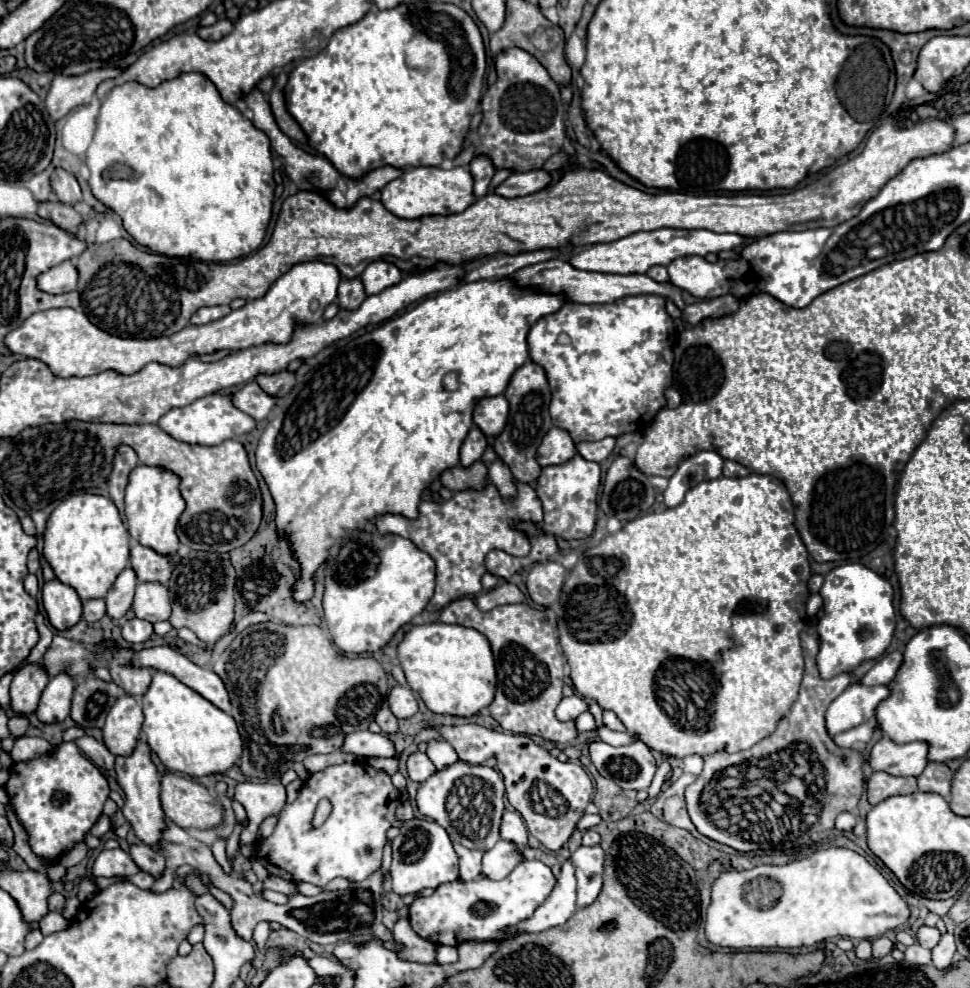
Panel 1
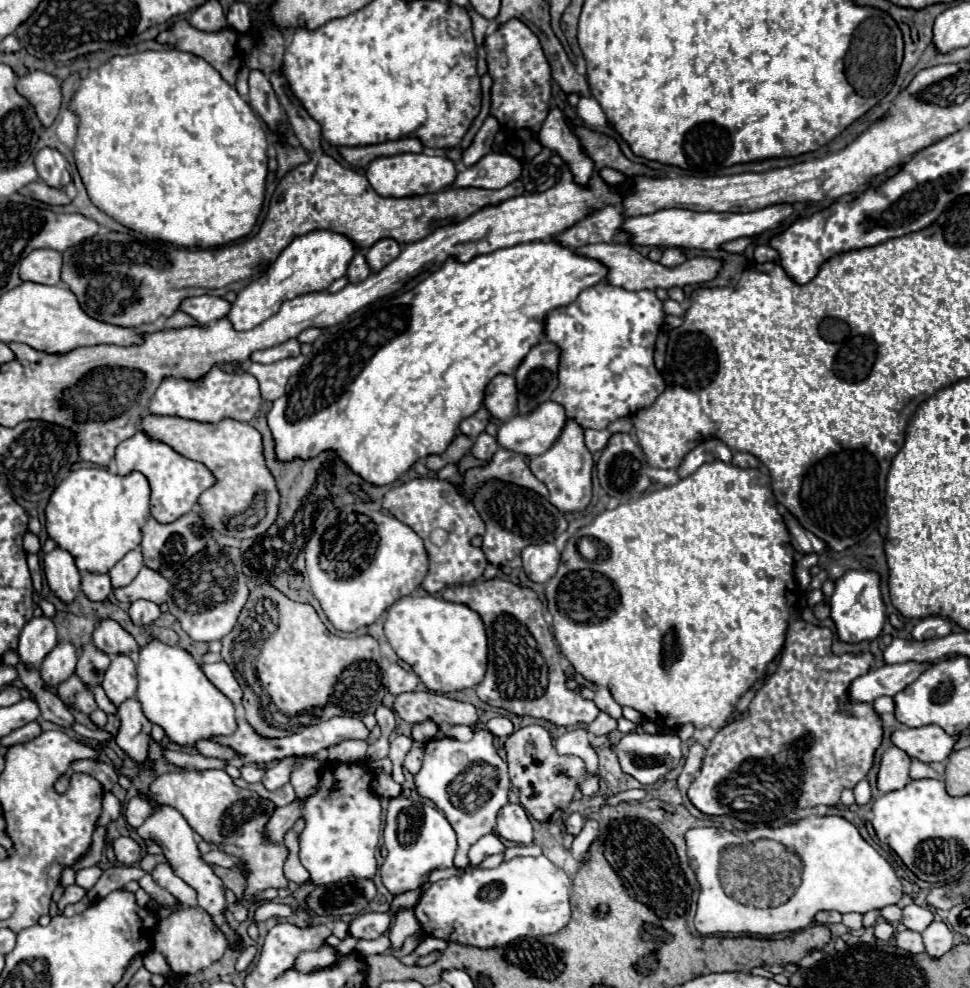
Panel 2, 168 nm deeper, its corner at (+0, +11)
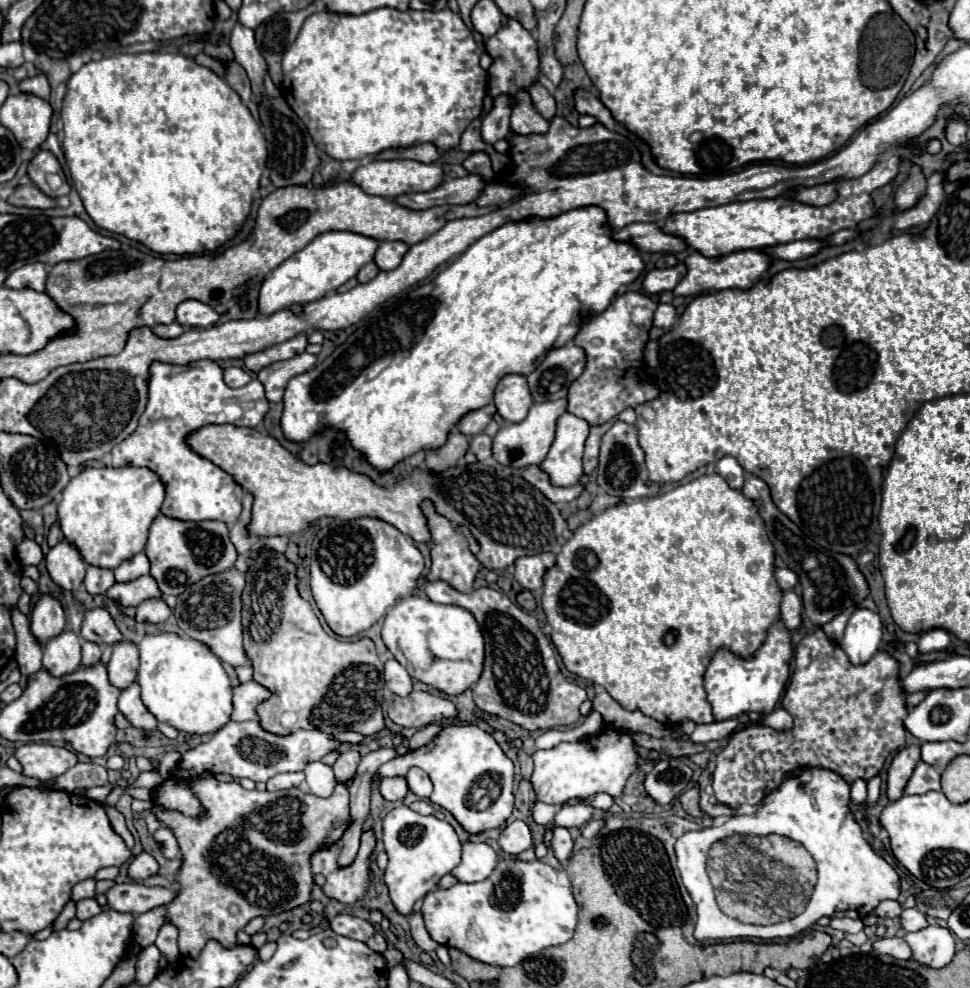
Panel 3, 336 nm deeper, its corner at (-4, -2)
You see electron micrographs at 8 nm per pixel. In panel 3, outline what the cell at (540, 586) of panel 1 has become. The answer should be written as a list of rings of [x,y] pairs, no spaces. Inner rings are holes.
[[[541,553],[533,557],[519,557],[515,561],[515,579],[523,589],[537,591],[543,587],[545,569],[551,569],[555,561],[553,553]]]

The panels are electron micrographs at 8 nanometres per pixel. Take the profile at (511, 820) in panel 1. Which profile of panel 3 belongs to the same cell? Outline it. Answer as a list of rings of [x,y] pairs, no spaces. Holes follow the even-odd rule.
[[[521,819],[509,823],[499,835],[499,845],[509,855],[519,855],[519,853],[527,851],[533,845],[529,825],[525,821],[521,821]]]

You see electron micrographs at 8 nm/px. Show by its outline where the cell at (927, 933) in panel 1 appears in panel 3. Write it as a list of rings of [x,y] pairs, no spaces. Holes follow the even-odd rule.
[[[903,909],[899,921],[901,921],[903,929],[909,931],[909,933],[921,931],[921,929],[927,927],[927,917],[921,911],[917,911],[917,909]]]

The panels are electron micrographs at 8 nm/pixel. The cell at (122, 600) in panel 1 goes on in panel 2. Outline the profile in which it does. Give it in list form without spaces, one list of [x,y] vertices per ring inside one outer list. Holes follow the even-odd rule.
[[[131,550],[129,554],[125,554],[111,570],[109,570],[109,576],[111,576],[111,582],[113,582],[113,588],[119,588],[119,586],[125,586],[129,584],[137,572],[143,568],[143,554],[141,550]]]

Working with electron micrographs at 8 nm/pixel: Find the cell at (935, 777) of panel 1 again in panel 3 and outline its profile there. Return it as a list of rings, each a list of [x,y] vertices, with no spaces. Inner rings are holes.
[[[919,761],[905,787],[905,793],[915,795],[915,793],[927,793],[931,789],[935,789],[935,791],[941,789],[941,771],[935,769],[933,765]]]

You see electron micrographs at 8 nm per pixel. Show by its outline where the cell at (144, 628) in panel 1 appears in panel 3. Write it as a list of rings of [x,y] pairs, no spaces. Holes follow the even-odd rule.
[[[147,599],[137,607],[137,621],[139,623],[163,623],[171,615],[171,609],[163,599]]]

